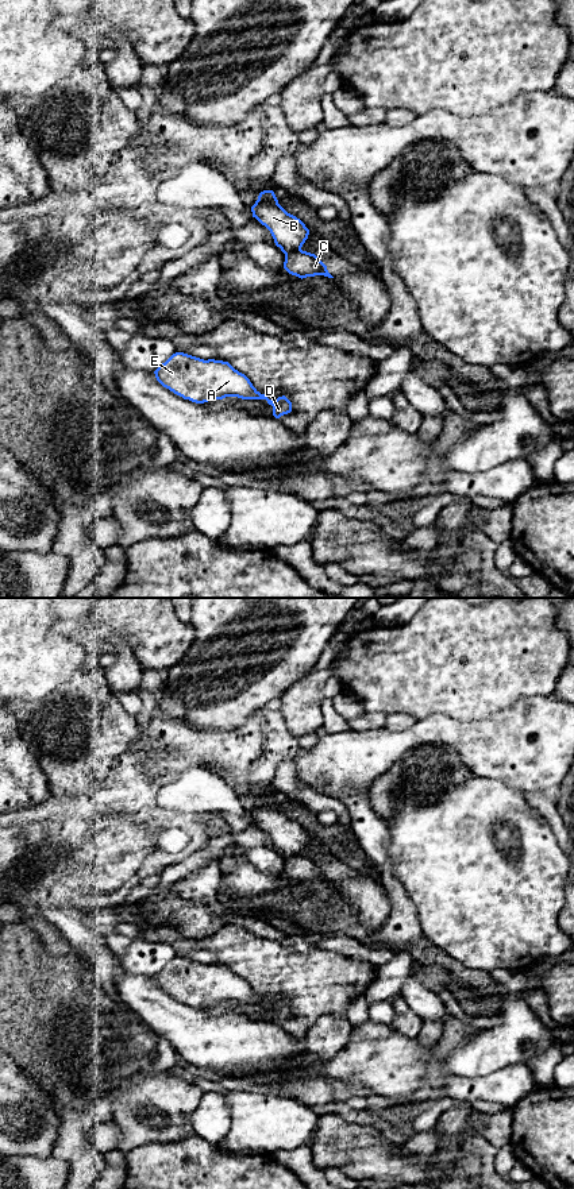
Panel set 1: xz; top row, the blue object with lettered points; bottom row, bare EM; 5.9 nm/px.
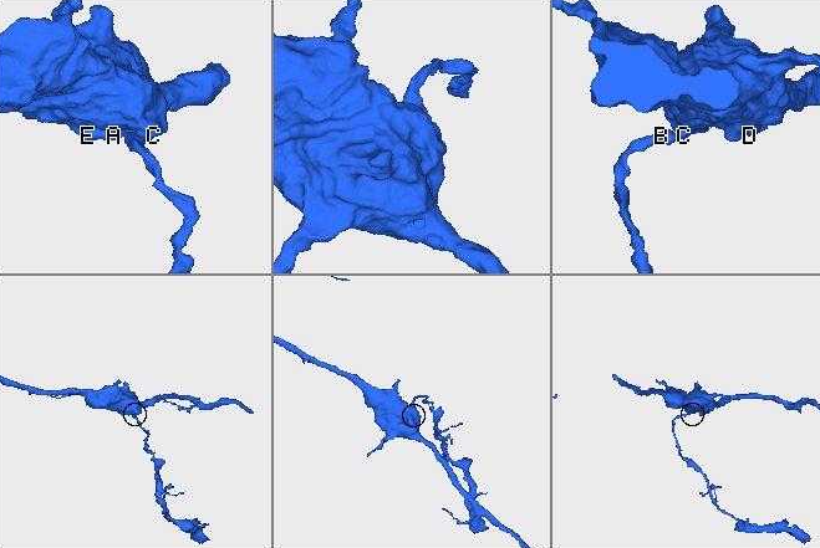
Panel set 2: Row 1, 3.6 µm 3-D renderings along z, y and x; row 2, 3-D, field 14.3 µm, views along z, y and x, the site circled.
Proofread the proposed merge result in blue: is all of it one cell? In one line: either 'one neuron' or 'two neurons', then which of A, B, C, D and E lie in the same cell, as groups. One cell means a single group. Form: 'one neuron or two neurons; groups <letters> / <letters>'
two neurons; groups A C D E / B

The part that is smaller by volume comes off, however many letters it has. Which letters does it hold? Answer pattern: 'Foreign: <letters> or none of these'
Foreign: B

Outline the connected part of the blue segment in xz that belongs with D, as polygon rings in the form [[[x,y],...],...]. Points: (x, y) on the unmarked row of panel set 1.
[[[176,957],[154,978],[163,992],[196,1008],[238,1001],[242,1004],[266,1004],[273,1011],[276,1023],[292,1016],[292,1007],[285,1000],[276,1005],[269,1004],[228,966],[204,965],[184,957]]]

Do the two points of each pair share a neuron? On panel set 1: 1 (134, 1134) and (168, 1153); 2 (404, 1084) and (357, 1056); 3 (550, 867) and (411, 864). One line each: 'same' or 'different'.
1: different
2: same
3: same

